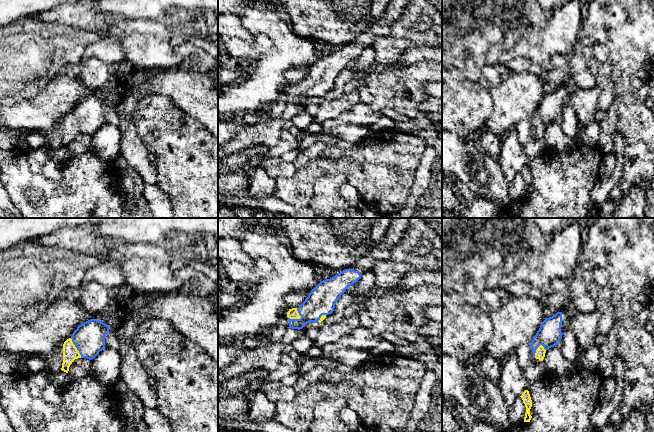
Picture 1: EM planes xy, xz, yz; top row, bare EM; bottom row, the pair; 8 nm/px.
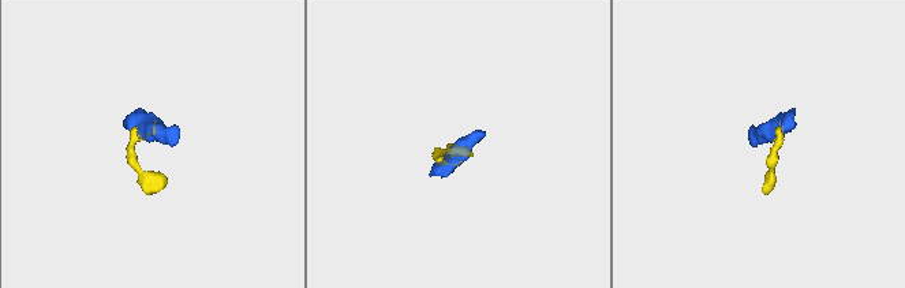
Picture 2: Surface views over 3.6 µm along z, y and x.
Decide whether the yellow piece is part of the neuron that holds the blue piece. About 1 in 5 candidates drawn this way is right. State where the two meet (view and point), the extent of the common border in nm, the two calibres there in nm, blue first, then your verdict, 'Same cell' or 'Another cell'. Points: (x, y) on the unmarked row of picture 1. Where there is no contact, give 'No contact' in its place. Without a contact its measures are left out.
Touches blue at xz (294, 95). Shared border 120 nm. Thickness 220 nm (blue) against 80 nm. Same cell

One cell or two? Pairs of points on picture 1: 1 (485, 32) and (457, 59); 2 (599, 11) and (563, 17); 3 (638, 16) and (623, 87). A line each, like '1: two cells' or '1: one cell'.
1: one cell
2: two cells
3: one cell

